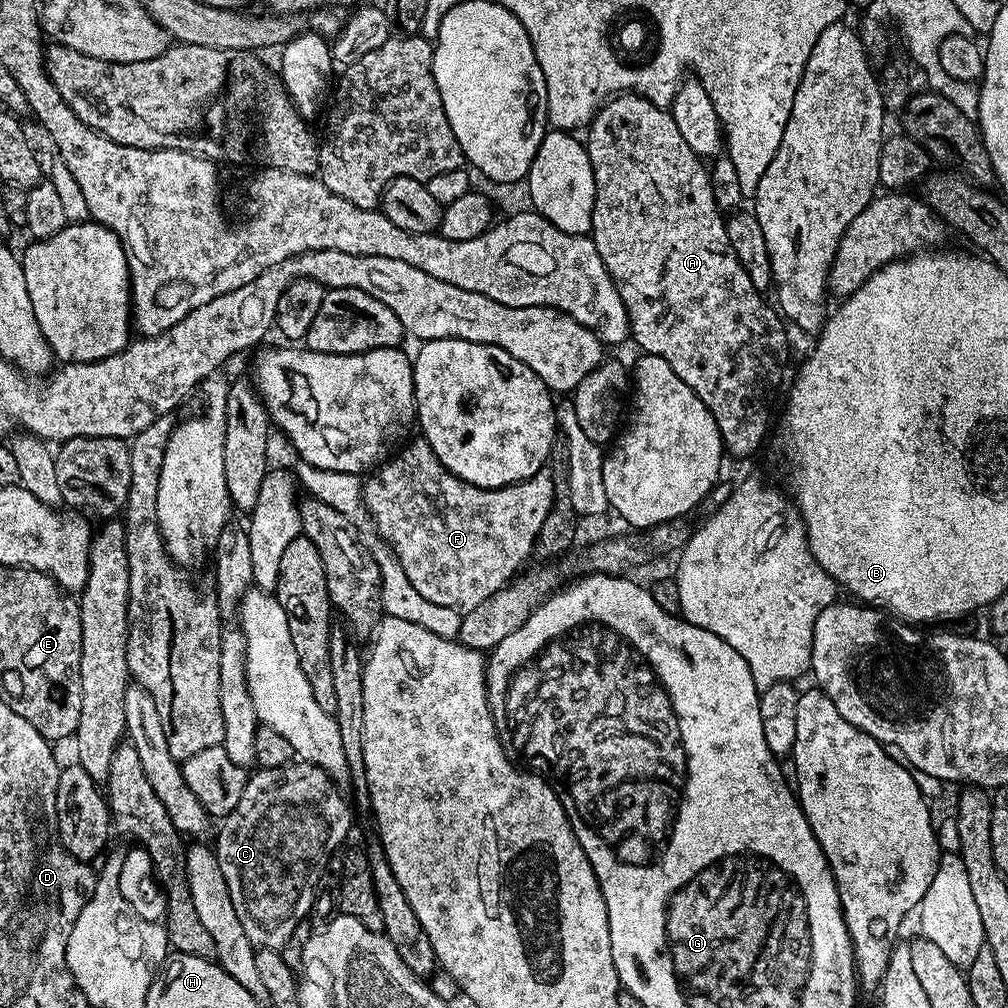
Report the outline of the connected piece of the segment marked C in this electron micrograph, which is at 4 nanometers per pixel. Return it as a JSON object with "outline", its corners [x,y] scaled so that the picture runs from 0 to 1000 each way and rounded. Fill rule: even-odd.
{"outline":[[[291,756],[281,762],[258,762],[246,771],[240,792],[217,818],[212,844],[220,870],[228,885],[232,904],[250,938],[255,941],[281,941],[294,920],[307,912],[317,868],[326,860],[325,852],[349,821],[349,806],[332,774],[316,760]]]}

